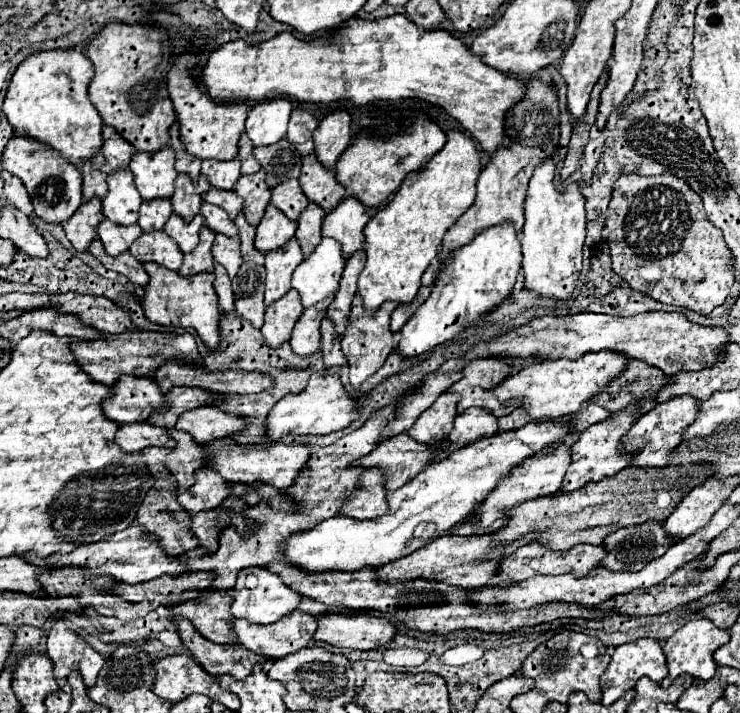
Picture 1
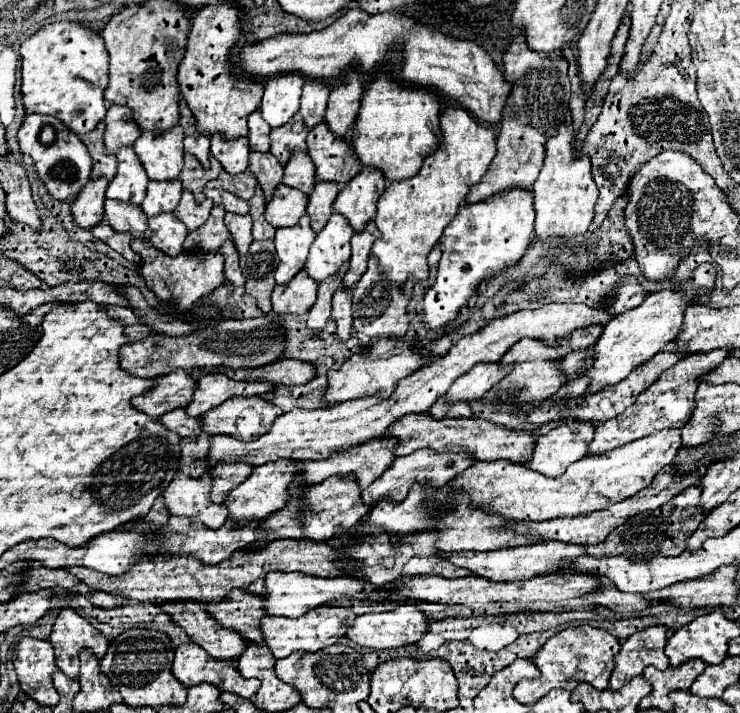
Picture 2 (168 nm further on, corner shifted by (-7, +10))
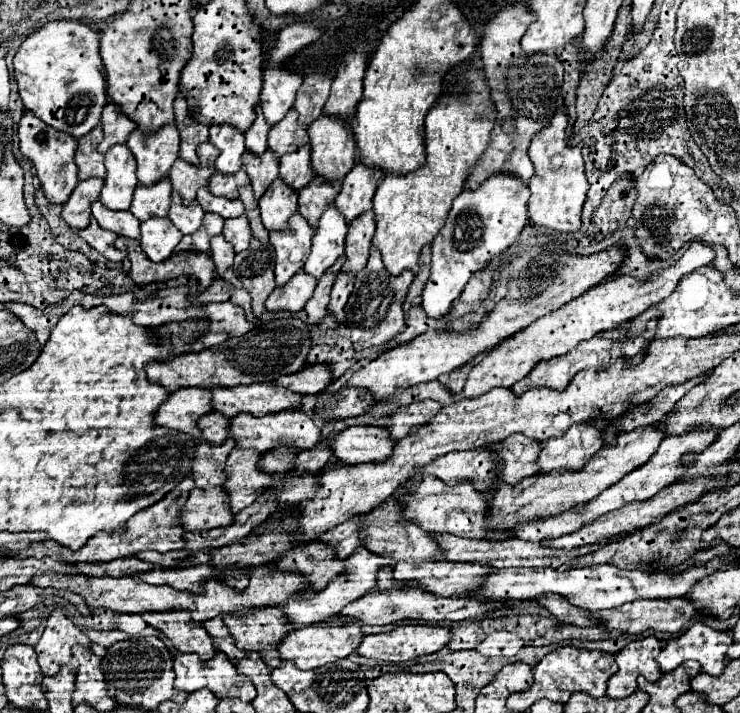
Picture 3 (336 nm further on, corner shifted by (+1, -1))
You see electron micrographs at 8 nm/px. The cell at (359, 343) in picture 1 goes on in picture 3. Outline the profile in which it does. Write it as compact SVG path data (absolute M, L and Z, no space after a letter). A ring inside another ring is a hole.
M372 247L368 265L356 275L354 291L344 307L344 313L346 313L344 325L352 331L352 343L354 343L356 351L362 351L362 349L374 347L374 345L384 345L404 329L402 303L406 299L406 291L408 291L412 279L414 279L412 271L404 271L398 277L392 277L382 265L380 251Z

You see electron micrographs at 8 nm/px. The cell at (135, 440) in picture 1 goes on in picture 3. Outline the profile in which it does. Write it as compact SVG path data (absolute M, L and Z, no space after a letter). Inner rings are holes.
M218 413L204 415L200 419L200 423L198 423L198 429L200 429L200 437L198 439L206 441L206 443L212 443L212 445L220 445L228 437L226 427L228 427L228 417L218 415Z

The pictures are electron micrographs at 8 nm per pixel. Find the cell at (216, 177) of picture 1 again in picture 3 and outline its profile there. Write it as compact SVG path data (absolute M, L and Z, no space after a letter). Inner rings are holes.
M216 125L210 127L210 143L220 151L216 157L216 171L224 175L234 175L242 169L242 153L246 151L244 147L244 135L230 127L230 125Z

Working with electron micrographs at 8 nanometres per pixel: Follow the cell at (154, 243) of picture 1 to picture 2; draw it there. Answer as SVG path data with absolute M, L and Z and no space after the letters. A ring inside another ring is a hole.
M170 212L170 214L158 214L148 220L148 230L144 236L164 254L178 256L182 252L182 242L188 236L186 226Z

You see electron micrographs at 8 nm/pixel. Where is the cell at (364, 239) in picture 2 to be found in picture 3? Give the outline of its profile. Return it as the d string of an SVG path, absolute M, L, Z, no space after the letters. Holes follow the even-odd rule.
M368 211L354 219L354 223L348 225L348 235L346 235L346 263L342 267L344 273L356 275L360 273L366 263L368 263L368 251L370 251L370 241L374 237L374 213Z

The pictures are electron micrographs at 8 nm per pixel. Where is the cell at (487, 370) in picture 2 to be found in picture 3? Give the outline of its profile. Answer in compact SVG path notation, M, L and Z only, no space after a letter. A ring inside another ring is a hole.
M694 241L672 267L664 269L664 273L654 273L650 279L634 279L634 277L626 277L626 275L604 279L602 283L590 287L586 293L582 293L580 297L576 297L570 303L566 303L564 307L560 307L558 311L552 311L552 313L540 317L538 321L530 323L526 329L518 331L516 335L508 337L498 347L494 347L478 365L472 367L462 395L466 399L474 399L474 397L488 393L494 387L512 387L518 379L528 375L540 359L566 355L580 341L588 341L600 331L610 331L610 329L638 317L642 311L658 305L662 299L672 295L680 277L688 275L690 271L694 271L698 267L710 265L712 259L714 259L712 247L708 247L700 241Z

